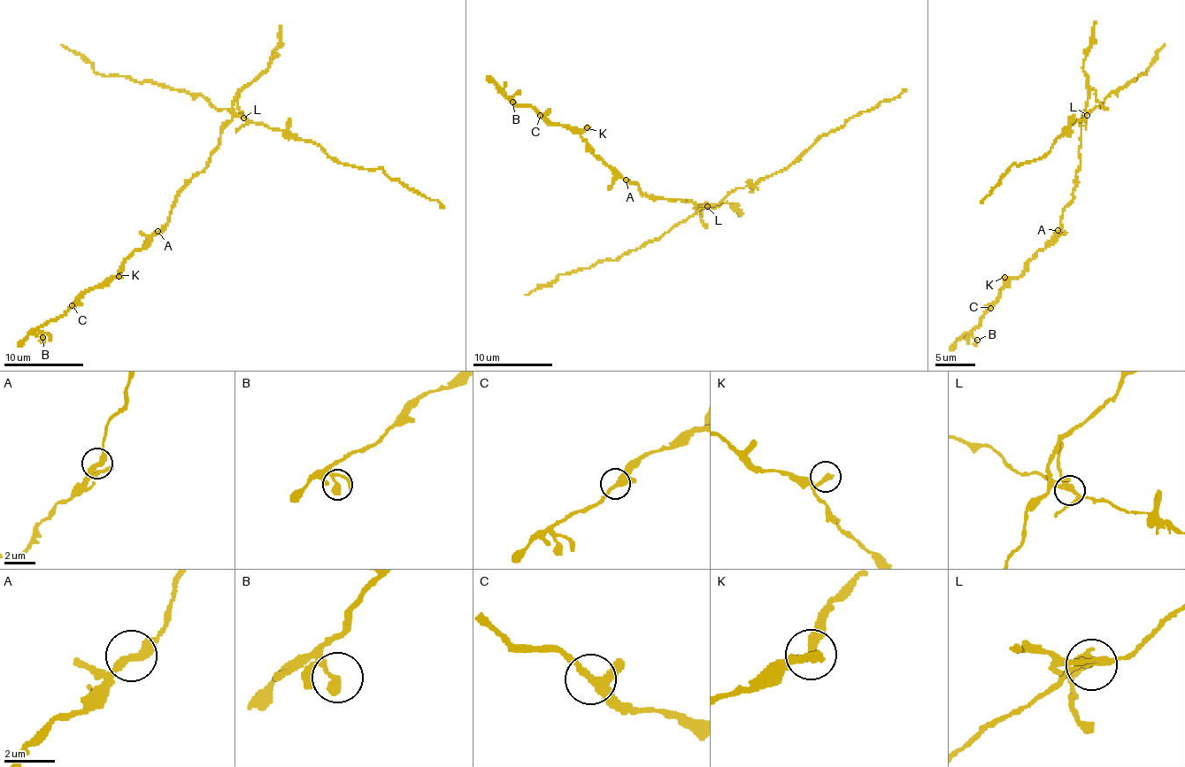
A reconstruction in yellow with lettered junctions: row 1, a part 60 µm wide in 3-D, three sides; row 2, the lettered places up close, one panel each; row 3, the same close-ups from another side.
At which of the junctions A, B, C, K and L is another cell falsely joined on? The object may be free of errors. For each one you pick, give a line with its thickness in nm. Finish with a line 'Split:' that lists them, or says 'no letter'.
L: 240 nm
Split: L

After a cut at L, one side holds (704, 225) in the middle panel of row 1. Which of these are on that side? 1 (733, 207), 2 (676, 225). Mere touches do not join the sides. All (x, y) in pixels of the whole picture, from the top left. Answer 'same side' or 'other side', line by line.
1: same side
2: other side

